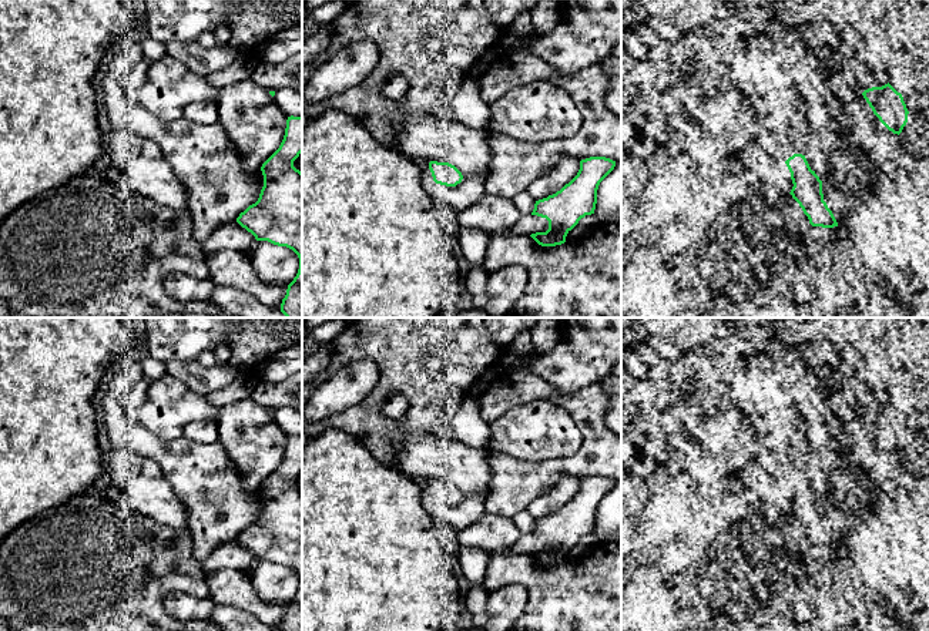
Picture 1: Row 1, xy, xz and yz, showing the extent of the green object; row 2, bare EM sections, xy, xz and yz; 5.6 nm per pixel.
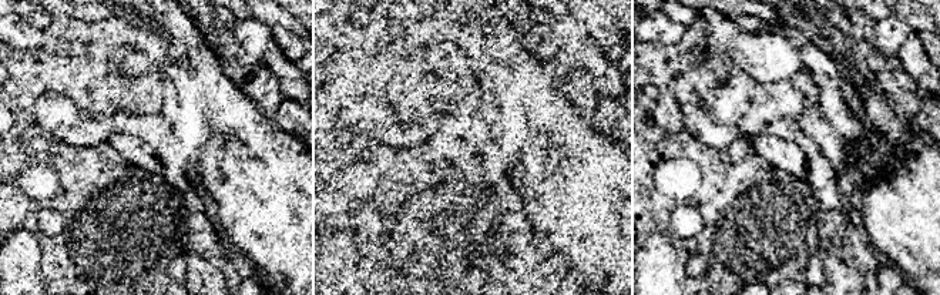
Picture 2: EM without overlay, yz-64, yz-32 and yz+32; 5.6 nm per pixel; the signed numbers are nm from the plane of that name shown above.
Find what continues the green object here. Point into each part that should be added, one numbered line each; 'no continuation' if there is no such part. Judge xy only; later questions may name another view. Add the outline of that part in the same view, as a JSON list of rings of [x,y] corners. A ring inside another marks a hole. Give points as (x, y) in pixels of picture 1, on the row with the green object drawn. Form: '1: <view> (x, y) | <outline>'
no continuation

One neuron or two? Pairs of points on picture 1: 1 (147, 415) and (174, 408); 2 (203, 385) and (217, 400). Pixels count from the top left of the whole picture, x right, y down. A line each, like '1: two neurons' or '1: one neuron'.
1: one neuron
2: two neurons

